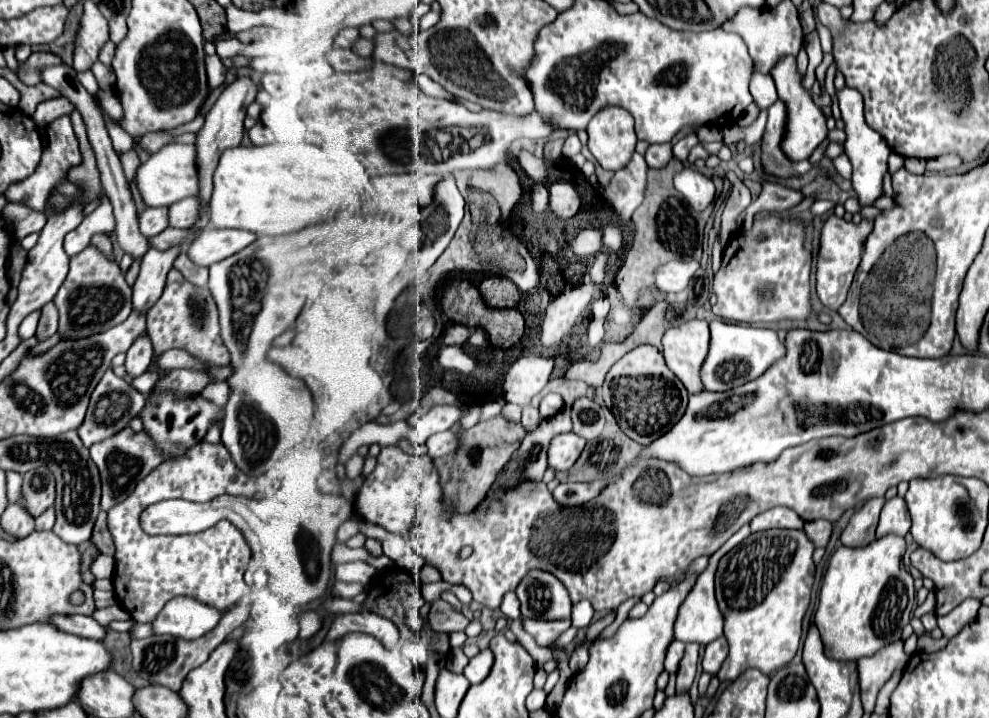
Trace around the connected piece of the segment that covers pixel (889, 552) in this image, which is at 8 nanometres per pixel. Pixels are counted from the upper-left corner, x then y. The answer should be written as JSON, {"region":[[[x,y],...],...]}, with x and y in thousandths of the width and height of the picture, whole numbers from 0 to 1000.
{"region":[[[913,748],[885,751],[879,762],[848,762],[844,767],[832,804],[830,837],[824,854],[824,870],[830,879],[838,918],[869,921],[911,890],[911,879],[925,848],[923,804],[913,790],[913,773]]]}

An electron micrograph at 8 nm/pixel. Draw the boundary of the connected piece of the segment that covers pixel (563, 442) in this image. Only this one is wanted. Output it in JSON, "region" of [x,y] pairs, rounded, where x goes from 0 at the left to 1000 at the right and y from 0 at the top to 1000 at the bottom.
{"region":[[[567,603],[559,609],[555,623],[555,648],[563,656],[573,656],[581,648],[585,634],[592,625],[592,611],[581,603]]]}

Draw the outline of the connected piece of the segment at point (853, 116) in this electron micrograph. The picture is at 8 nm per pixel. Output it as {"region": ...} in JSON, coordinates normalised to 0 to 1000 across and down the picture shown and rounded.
{"region":[[[852,121],[850,127],[844,130],[850,157],[852,157],[852,169],[854,169],[854,185],[856,185],[856,196],[854,196],[854,213],[862,230],[862,263],[869,274],[869,286],[871,288],[881,288],[889,274],[893,274],[893,247],[897,244],[897,219],[899,219],[899,205],[895,199],[895,194],[883,182],[875,166],[873,166],[873,135],[867,124],[858,124]]]}

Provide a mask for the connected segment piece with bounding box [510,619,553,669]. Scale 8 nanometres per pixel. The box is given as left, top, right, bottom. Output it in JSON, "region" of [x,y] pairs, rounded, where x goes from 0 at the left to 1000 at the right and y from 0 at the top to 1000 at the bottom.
{"region":[[[526,862],[520,864],[517,868],[516,877],[522,884],[524,894],[538,914],[542,932],[548,932],[553,921],[559,918],[557,904],[554,901],[545,901],[541,890],[529,876]]]}

